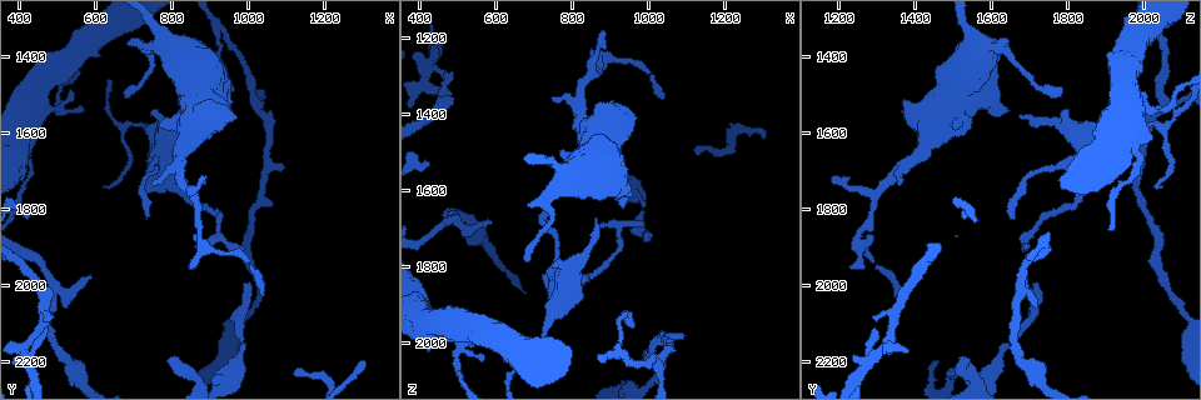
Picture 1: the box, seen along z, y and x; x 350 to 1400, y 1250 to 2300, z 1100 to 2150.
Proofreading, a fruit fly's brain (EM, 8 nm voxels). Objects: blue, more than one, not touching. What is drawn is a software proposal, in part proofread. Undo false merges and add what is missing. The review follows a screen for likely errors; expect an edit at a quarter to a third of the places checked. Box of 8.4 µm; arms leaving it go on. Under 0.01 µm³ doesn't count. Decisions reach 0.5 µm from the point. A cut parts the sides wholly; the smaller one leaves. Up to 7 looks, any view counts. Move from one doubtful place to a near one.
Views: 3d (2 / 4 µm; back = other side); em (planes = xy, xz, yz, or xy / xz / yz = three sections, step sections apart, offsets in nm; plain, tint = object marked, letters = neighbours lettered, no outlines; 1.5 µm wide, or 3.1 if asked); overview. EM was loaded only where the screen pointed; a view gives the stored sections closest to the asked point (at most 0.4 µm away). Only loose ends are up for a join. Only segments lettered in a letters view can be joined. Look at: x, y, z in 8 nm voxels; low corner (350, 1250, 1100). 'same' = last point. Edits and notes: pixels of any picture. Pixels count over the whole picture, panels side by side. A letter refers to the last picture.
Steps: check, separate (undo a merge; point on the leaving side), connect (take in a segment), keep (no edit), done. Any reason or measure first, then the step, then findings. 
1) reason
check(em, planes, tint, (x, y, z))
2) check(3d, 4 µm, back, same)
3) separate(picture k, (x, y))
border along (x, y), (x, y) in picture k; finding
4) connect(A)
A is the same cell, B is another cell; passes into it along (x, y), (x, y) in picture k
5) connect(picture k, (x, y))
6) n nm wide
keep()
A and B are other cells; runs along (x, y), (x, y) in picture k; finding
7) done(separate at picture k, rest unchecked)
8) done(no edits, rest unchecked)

branch stops here
check(em, planes, letters, (995, 1995, 1710))

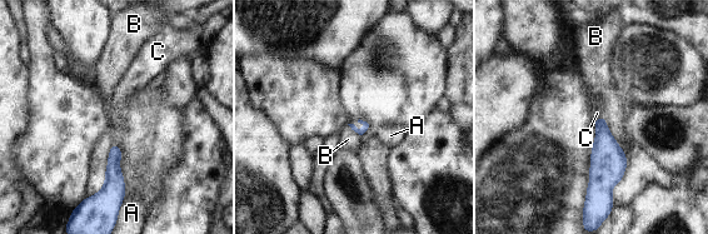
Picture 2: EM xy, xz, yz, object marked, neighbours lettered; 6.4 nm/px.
connect(C)
C is the same cell, A and B are other cells; passes into it along (607, 155), (599, 118), (597, 113) in picture 2; the neuron continues

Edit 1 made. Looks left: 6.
branch stops here
check(em, planes, plain, (590, 1975, 1680))

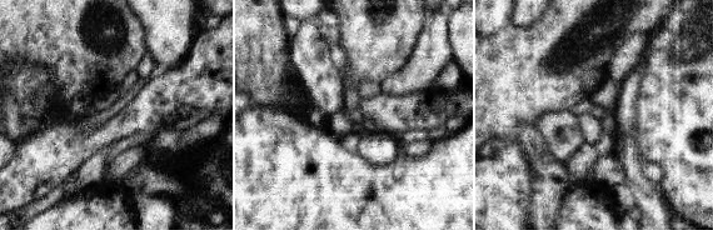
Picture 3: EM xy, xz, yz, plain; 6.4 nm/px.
check(em, planes, letters, same)

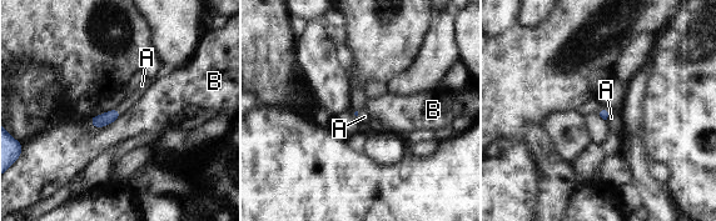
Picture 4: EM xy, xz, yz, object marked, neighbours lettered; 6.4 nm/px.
connect(A)
A is the same cell, B is another cell; passes into it along (105, 119), (118, 111), (142, 85) in picture 4; it goes on there

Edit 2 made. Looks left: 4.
free end
check(em, planes, letters, (745, 1825, 1650))

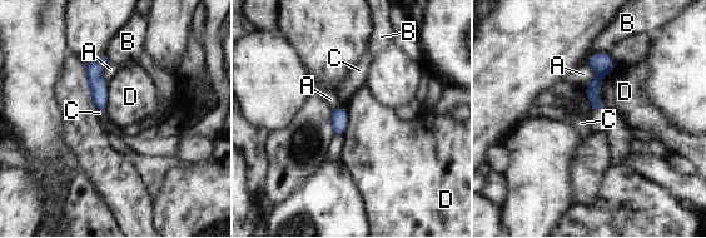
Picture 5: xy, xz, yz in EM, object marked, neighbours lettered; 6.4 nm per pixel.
80 nm wide
keep()
A, B, C and D are other cells; runs along (605, 55), (595, 85), (598, 108) in picture 5; none of them fits

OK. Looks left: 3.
done(connect at picture 2, connect at picture 4, rest unchecked)

